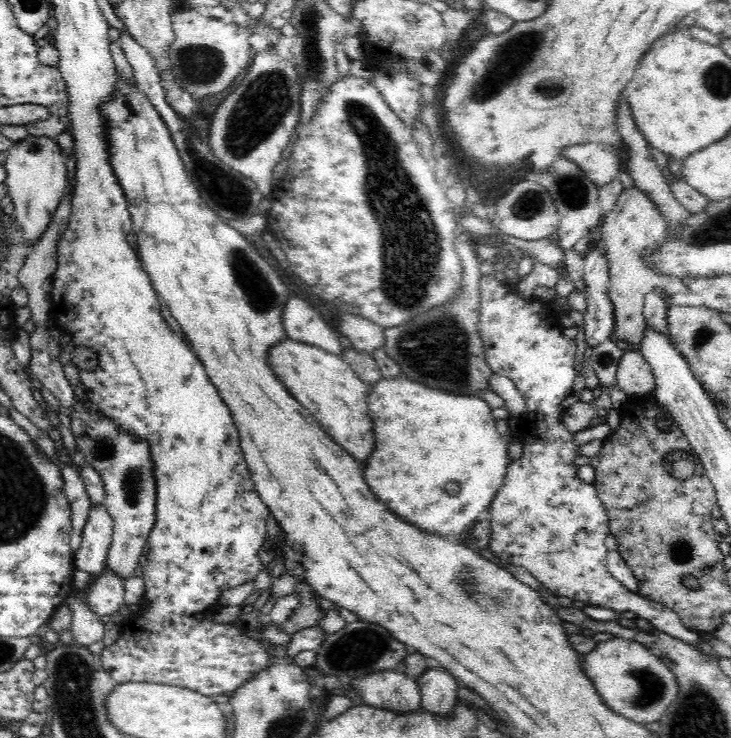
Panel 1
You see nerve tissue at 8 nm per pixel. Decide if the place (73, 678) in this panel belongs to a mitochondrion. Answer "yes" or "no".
yes

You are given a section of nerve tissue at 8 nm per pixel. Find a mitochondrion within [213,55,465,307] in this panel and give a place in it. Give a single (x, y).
(277, 83)

